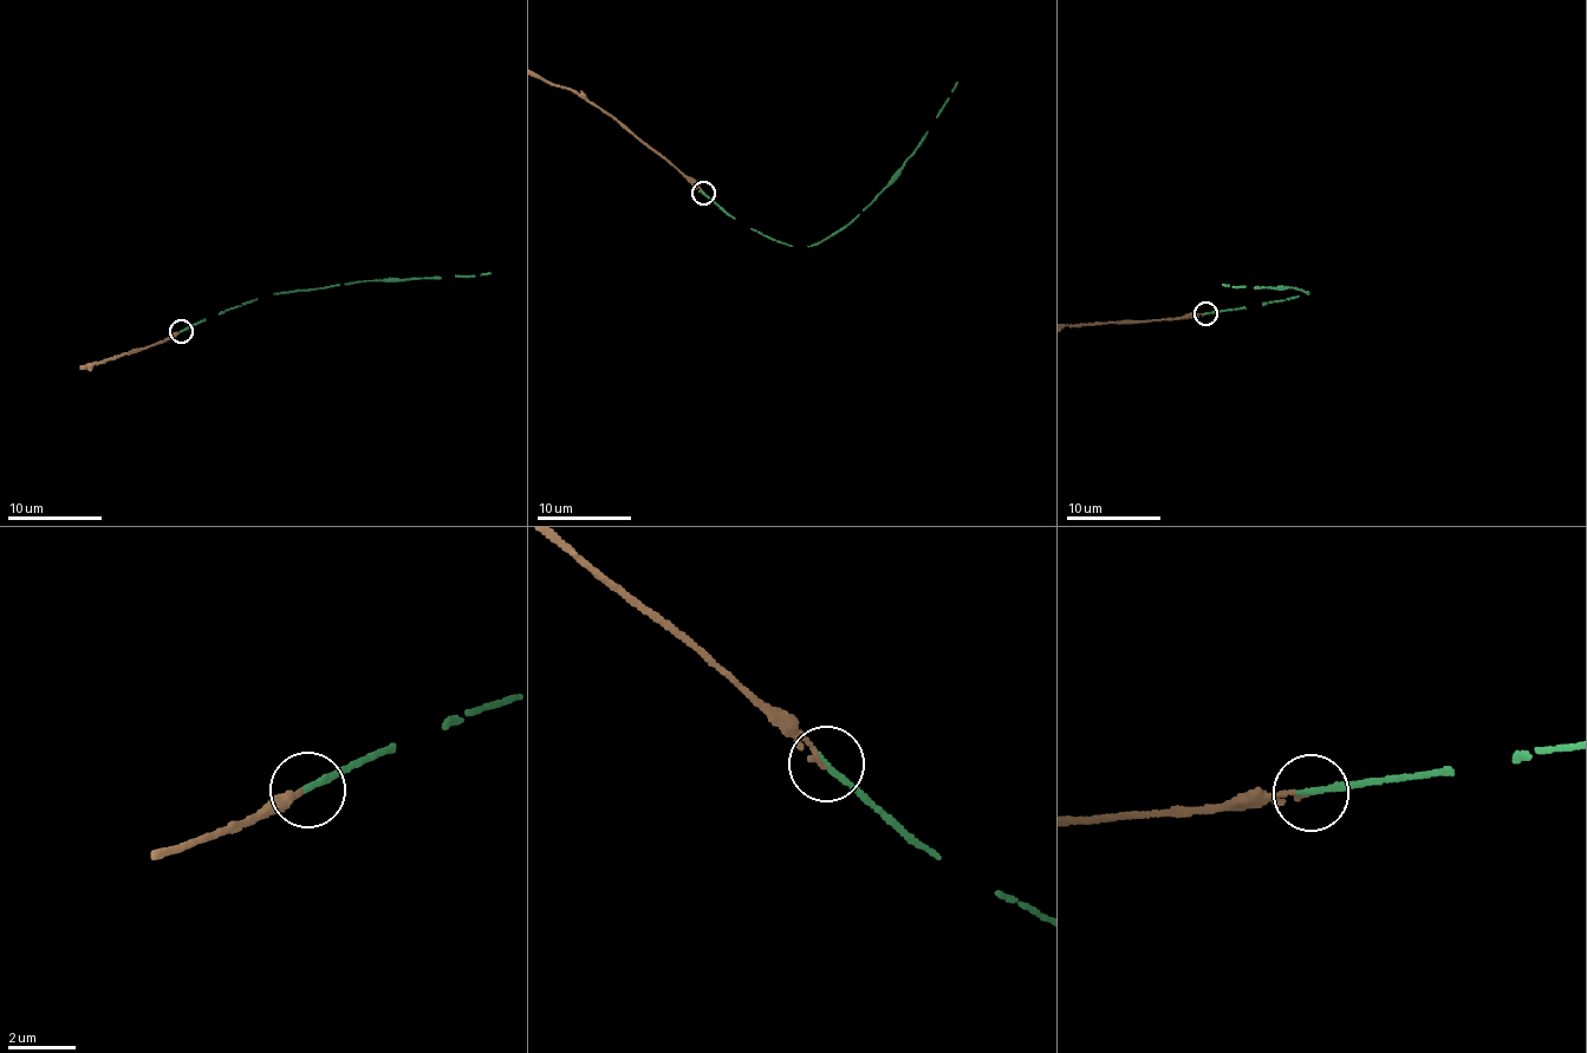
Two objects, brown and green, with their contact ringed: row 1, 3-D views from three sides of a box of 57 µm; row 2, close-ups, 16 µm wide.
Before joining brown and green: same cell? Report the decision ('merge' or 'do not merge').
merge

